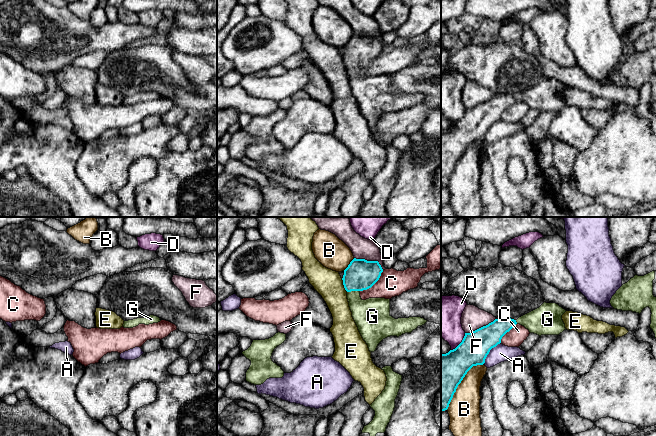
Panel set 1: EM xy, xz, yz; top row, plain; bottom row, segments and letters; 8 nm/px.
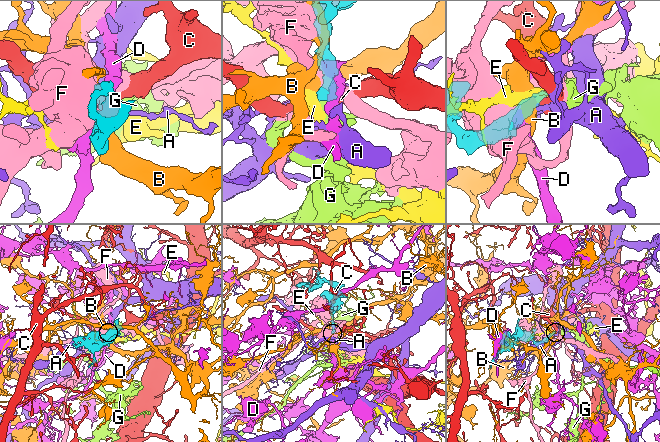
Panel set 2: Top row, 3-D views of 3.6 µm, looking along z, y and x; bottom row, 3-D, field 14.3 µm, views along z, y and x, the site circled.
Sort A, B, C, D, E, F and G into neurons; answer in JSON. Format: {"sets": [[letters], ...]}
{"sets": [["A"], ["B"], ["C"], ["D"], ["E"], ["F"], ["G"]]}

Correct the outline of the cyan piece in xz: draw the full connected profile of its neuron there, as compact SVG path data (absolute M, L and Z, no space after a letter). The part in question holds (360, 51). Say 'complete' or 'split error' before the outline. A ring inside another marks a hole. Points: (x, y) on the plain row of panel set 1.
split error; M354 34L342 54L352 93L370 128L374 128L383 115L411 109L427 98L421 93L393 94L390 91L390 75L361 75L360 68L371 64L382 48L378 37Z

